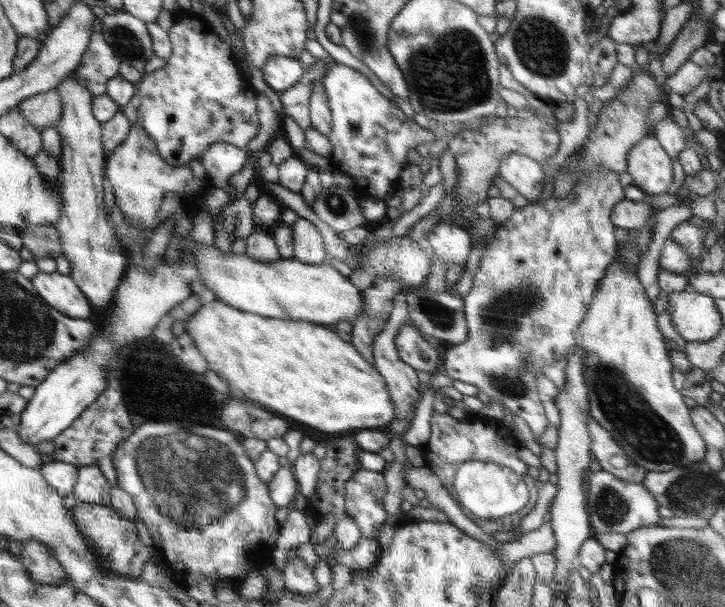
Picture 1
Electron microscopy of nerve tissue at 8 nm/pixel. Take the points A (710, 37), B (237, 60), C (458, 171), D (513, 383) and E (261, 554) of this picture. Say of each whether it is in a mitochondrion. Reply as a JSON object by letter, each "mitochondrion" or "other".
{"A":"other","B":"other","C":"other","D":"mitochondrion","E":"other"}

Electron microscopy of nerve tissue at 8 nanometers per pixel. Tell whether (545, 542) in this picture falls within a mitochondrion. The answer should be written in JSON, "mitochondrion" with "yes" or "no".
{"mitochondrion":"no"}

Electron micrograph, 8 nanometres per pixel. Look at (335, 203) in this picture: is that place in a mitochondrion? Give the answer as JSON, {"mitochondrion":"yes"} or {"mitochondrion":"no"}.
{"mitochondrion":"yes"}

